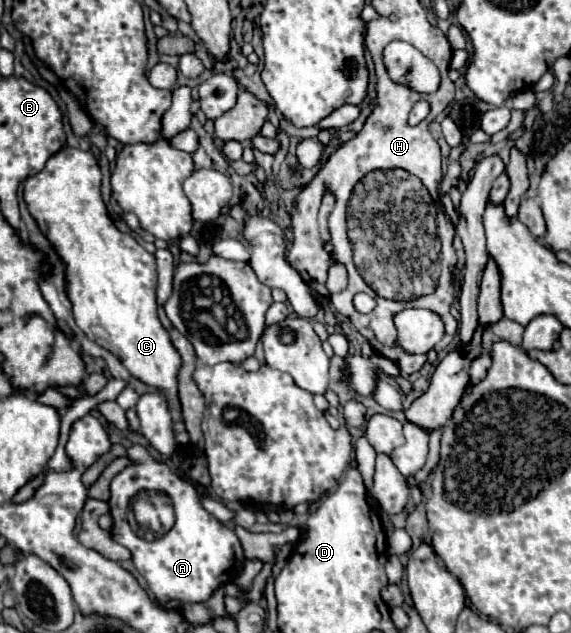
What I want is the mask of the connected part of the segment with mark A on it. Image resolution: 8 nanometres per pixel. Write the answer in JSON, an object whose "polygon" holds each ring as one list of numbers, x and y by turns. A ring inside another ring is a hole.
{"polygon":[[143,446,129,448,127,458,131,460,131,466,123,468,111,480,111,498,107,502,113,518,113,540,131,550,137,572,147,580,149,590,161,604,169,600,205,602,221,584,233,582,243,570,245,556,237,534,201,506,199,492,191,482,181,480,165,464,155,462],[139,490,159,490,173,496,175,526,159,540,147,542,137,538,125,520,127,504]]}

